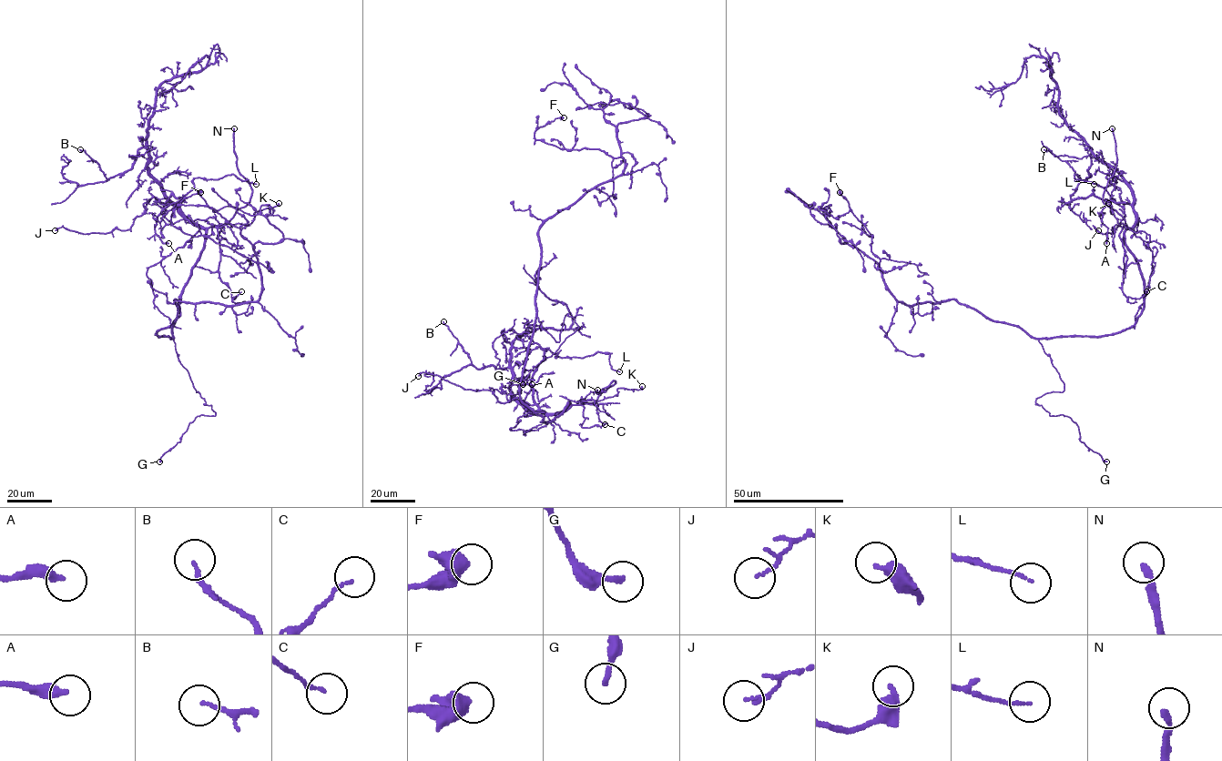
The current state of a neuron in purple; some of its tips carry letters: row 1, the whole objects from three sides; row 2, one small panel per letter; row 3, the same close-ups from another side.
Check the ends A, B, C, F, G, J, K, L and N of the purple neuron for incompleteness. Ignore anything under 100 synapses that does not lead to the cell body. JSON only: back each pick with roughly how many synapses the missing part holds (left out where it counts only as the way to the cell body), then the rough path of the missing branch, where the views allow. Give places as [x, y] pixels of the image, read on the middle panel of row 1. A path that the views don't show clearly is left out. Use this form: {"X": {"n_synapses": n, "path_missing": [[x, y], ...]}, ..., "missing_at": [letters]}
{"N": {"path_missing": [[597, 390], [580, 367], [555, 356], [556, 348], [563, 345]]}, "missing_at": ["N"]}

